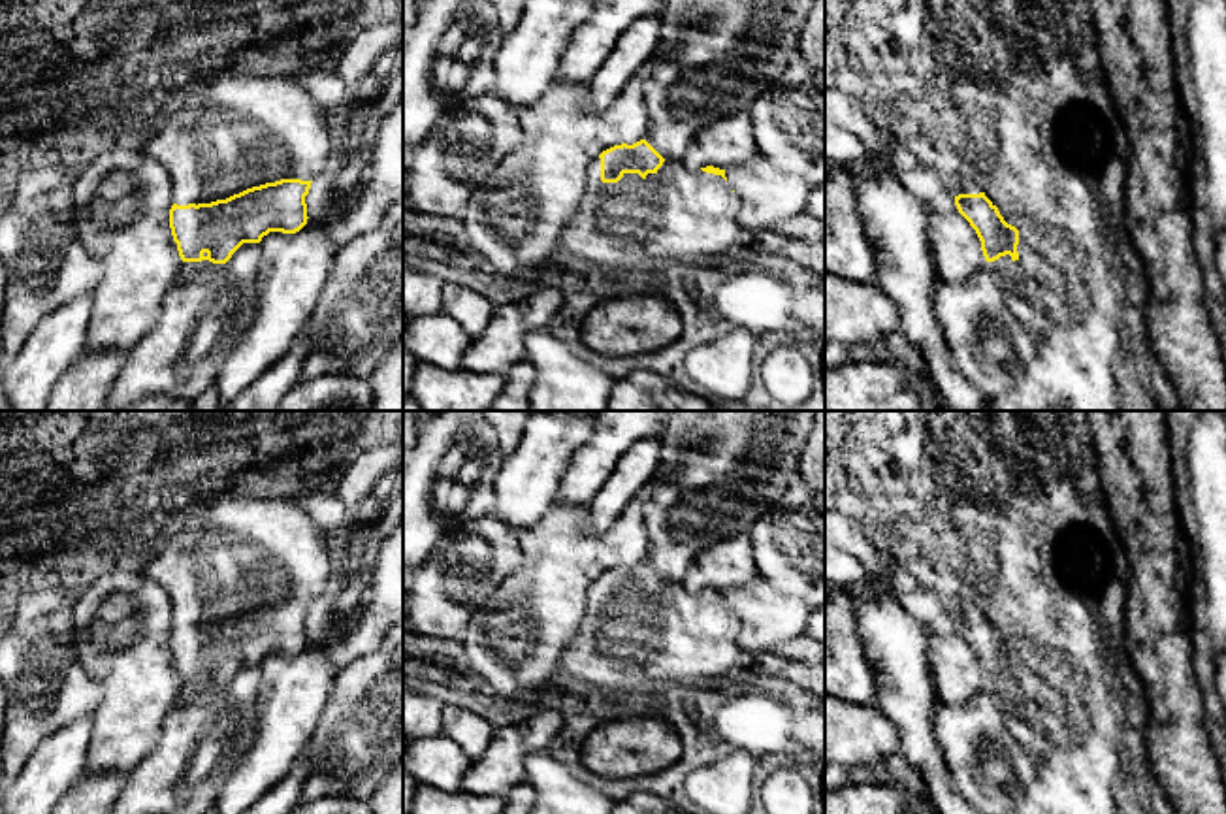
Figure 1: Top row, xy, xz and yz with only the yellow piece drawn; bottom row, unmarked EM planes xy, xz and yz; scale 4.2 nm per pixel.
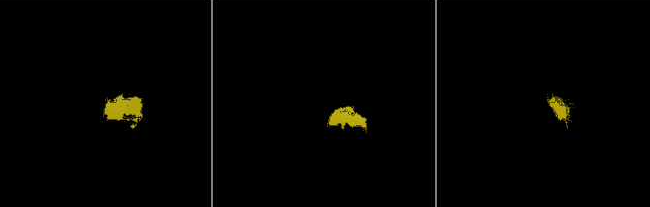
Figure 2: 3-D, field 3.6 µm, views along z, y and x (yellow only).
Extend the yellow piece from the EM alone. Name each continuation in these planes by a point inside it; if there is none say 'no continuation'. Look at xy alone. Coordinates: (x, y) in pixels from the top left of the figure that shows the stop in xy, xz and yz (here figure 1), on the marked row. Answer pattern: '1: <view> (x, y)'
1: xy (243, 130)

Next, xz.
1: xz (678, 213)

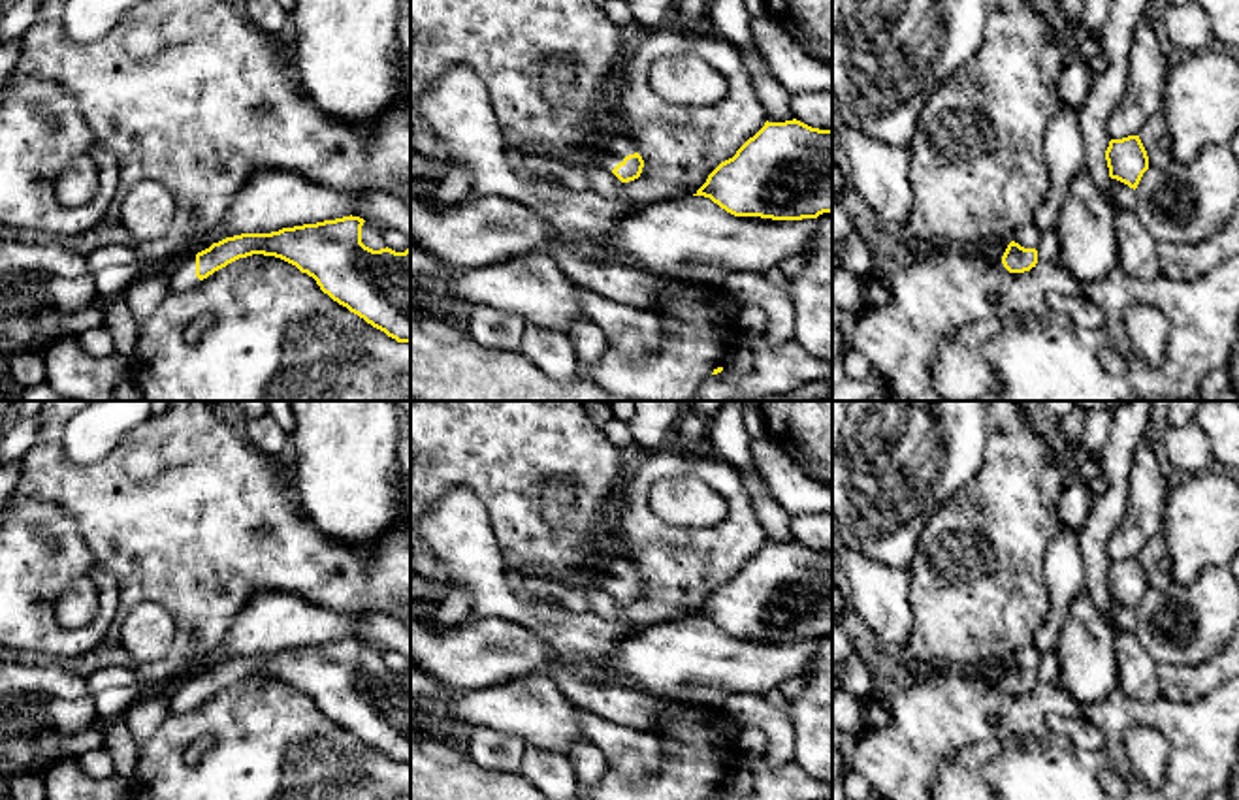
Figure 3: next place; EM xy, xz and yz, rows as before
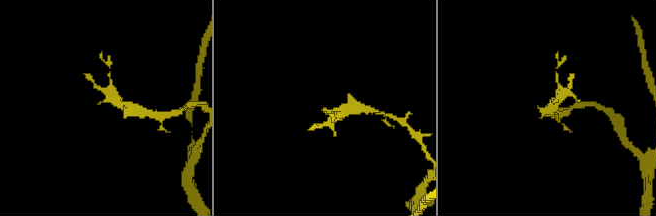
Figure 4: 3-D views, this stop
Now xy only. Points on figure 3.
1: xy (371, 236)
2: xy (183, 277)

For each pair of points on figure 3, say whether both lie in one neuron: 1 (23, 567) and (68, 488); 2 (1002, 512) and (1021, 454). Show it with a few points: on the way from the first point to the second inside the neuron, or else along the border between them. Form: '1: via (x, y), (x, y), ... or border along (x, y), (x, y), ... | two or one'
1: border along (19, 497), (53, 501), (74, 520), (85, 539) | two
2: via (1013, 497), (1021, 482), (1021, 469) | one

